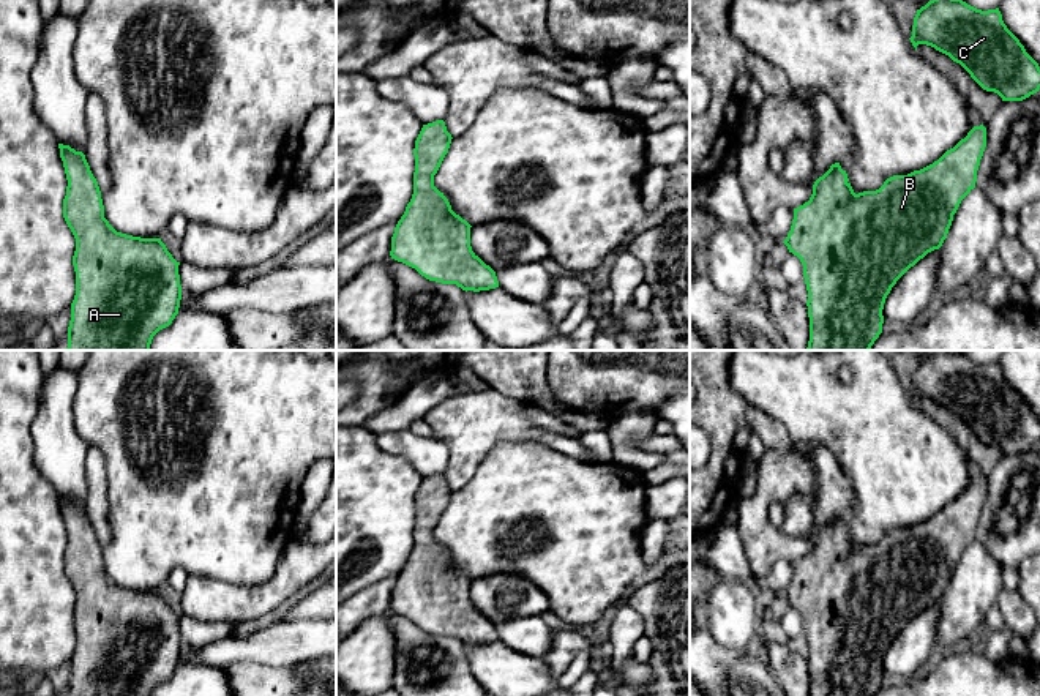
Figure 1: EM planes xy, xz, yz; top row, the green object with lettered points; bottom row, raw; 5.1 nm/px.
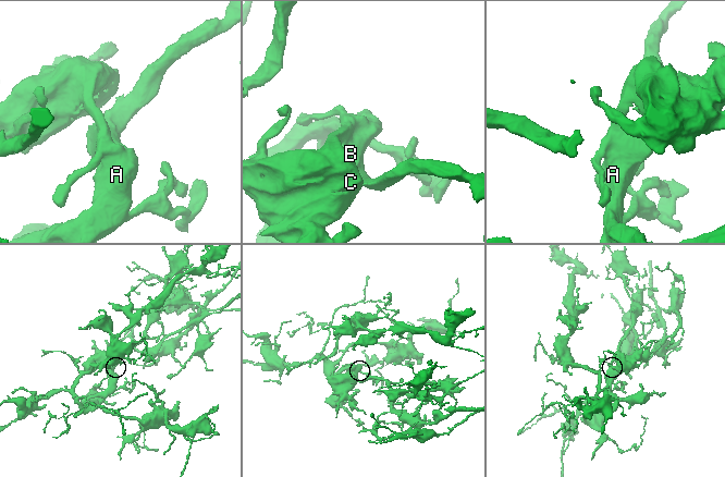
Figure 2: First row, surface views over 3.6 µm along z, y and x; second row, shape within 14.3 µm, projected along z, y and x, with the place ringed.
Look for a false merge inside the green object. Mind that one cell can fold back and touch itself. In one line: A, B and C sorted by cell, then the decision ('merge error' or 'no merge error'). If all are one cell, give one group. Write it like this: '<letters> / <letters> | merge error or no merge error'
A B C | no merge error

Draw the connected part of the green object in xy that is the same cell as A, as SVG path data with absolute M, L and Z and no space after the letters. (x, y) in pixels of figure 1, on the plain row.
M63 497L58 502L68 533L63 571L76 592L76 649L71 657L68 696L152 696L178 668L180 616L161 592L117 586L104 571L101 544L85 508Z

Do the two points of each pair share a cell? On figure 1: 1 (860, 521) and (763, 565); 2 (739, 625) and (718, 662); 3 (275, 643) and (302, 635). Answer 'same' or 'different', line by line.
1: different
2: different
3: same

